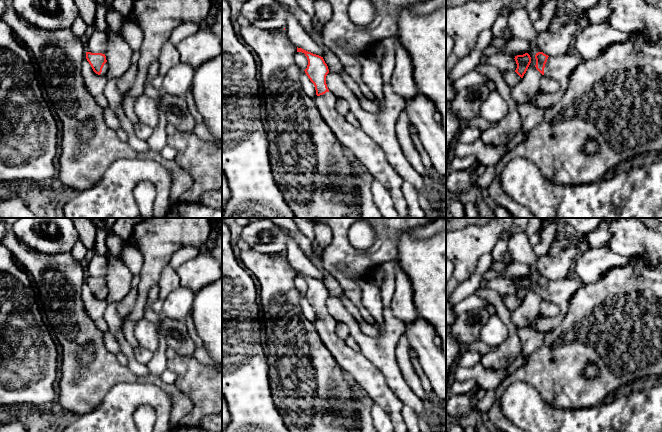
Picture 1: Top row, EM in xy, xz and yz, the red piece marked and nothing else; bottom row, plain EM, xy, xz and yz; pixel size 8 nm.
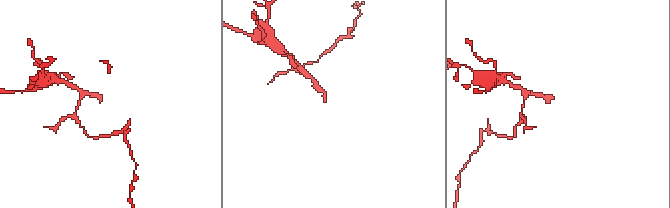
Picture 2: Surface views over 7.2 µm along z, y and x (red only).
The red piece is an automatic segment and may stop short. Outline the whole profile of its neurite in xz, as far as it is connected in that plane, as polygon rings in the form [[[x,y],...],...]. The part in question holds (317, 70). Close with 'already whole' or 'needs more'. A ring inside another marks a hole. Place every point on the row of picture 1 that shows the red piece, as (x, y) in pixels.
[[[298,47],[297,52],[302,52],[307,57],[308,65],[304,71],[315,86],[317,96],[314,101],[322,119],[341,145],[368,169],[374,179],[390,191],[400,217],[407,218],[408,206],[401,190],[403,178],[390,165],[380,146],[361,128],[352,126],[345,116],[336,111],[337,98],[327,87],[326,76],[329,69],[323,57]]]; needs more

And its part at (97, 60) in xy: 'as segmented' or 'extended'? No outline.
extended

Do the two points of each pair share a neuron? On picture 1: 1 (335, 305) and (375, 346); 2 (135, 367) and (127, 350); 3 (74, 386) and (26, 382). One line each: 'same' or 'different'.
1: same
2: same
3: different

